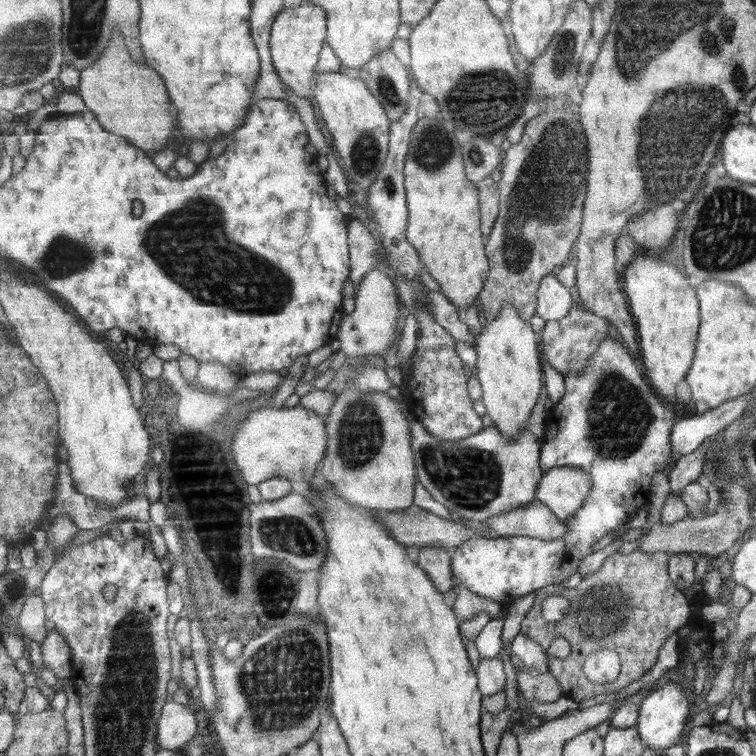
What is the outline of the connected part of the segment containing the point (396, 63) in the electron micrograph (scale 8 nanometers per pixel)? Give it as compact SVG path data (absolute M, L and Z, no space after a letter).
M388 48L385 52L380 52L372 58L372 61L360 70L360 79L366 82L369 90L380 99L385 110L388 111L388 117L392 122L397 122L406 112L412 100L412 76L409 66L401 63L401 60L395 56L395 52Z

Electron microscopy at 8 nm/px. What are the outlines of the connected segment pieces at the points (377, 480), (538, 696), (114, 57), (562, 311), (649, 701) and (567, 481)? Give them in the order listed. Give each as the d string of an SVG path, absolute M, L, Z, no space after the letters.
M353 385L336 398L332 411L324 419L328 445L321 471L327 482L352 505L390 511L413 506L415 483L419 478L412 426L406 411L405 402L391 398L387 392L364 393Z
M519 671L517 675L518 688L529 702L557 702L566 696L561 684L550 672L531 676L527 671Z
M116 28L101 58L82 70L78 89L86 108L97 115L105 130L124 136L133 146L150 155L166 148L178 126L165 80L146 63L145 57L140 62L132 57L123 33Z
M548 275L541 281L538 293L538 311L546 322L565 318L575 306L569 288L563 286L556 275Z
M665 678L660 684L654 687L637 708L637 718L635 730L639 740L651 750L661 750L676 745L679 740L687 711L689 710L689 700L684 696L682 686L672 679Z
M557 467L543 474L536 498L543 501L564 523L584 507L592 490L592 480L585 470Z

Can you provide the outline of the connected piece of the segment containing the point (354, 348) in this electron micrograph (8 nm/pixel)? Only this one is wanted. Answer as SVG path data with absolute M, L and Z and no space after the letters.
M382 268L368 271L357 294L354 311L344 316L337 339L341 342L341 350L347 358L371 354L378 360L381 354L397 346L401 328L398 296L389 276Z

